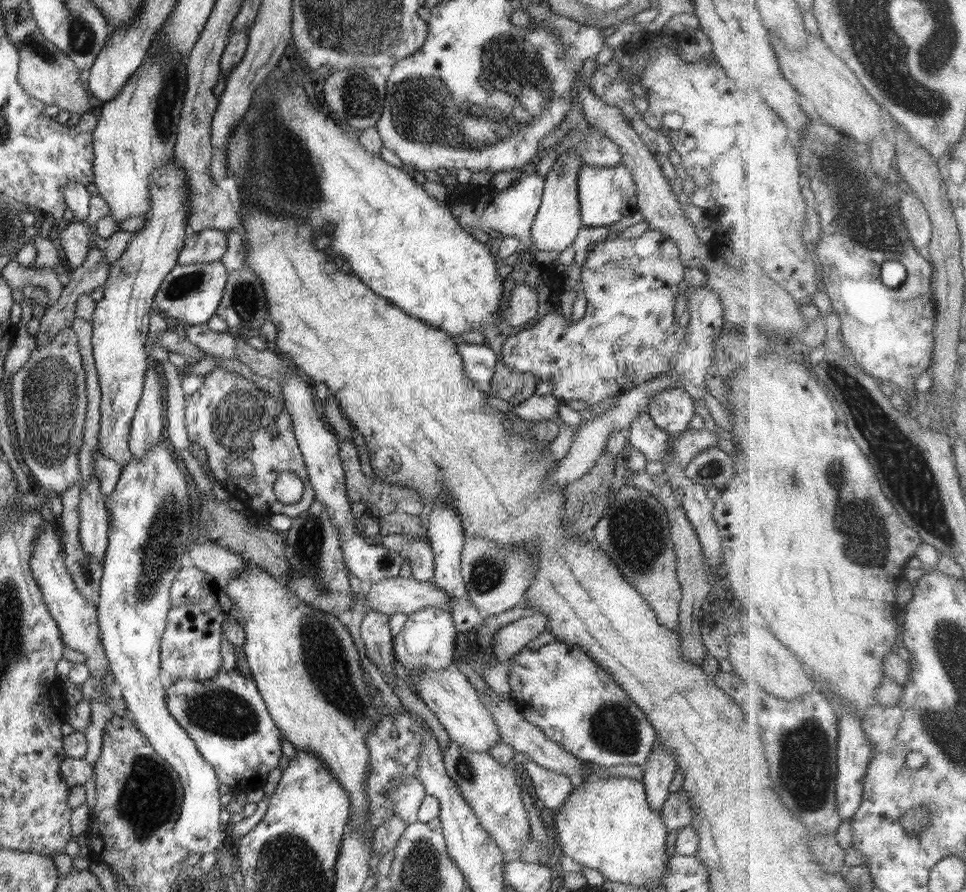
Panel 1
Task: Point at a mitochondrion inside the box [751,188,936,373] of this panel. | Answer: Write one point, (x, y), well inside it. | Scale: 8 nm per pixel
(883, 237)

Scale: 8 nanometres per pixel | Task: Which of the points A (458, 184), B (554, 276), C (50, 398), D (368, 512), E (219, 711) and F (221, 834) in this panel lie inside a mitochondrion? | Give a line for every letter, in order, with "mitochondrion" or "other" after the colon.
A: other
B: other
C: mitochondrion
D: other
E: mitochondrion
F: other

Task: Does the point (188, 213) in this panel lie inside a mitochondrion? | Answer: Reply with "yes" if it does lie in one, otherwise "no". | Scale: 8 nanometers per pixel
no

